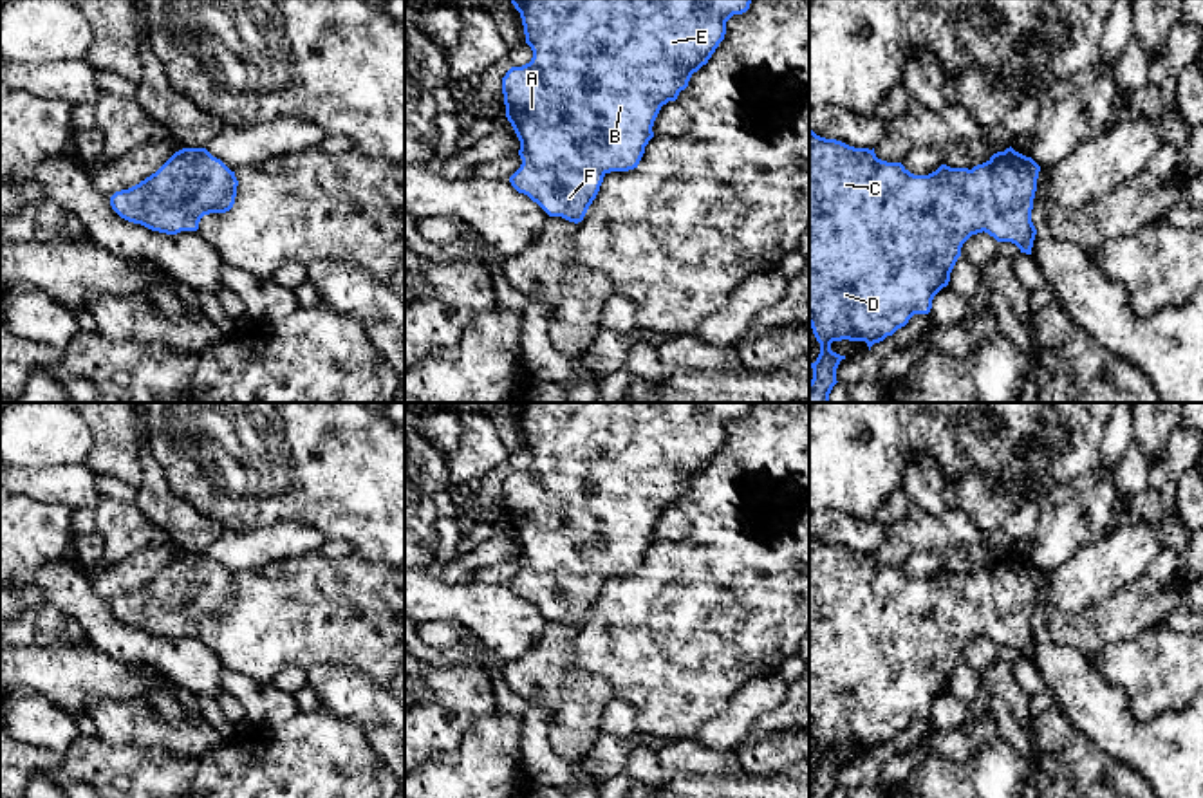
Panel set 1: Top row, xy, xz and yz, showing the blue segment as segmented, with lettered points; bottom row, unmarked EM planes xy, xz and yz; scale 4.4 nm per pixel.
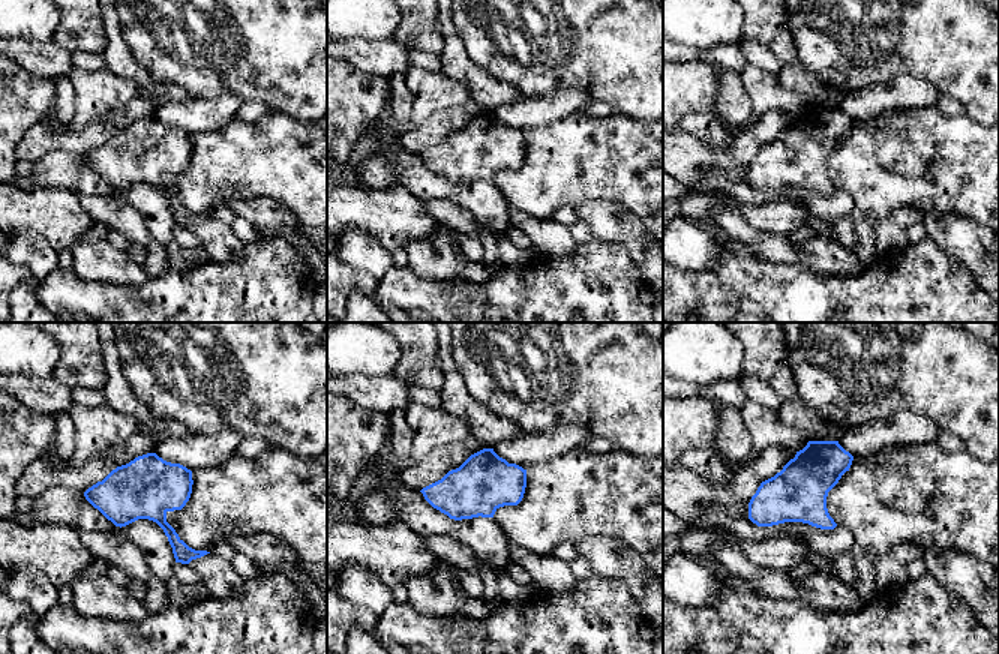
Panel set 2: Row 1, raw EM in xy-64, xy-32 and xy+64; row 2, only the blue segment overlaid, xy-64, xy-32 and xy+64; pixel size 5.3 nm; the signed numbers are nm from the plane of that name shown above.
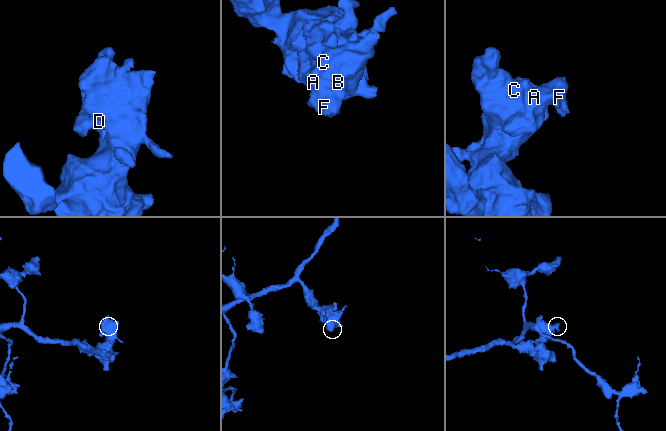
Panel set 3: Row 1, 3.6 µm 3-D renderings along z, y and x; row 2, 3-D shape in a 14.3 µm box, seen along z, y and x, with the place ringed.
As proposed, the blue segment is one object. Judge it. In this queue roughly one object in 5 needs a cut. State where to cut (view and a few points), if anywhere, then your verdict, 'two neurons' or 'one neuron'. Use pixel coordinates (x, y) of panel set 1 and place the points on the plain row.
no cut; one neuron

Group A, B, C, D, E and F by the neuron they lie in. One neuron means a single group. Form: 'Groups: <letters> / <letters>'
Groups: A B C D E F

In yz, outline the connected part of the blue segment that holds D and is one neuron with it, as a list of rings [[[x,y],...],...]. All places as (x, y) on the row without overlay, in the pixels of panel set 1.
[[[809,531],[809,729],[820,747],[820,758],[811,767],[809,798],[831,798],[838,787],[836,773],[845,760],[831,755],[833,746],[865,746],[871,755],[874,747],[905,731],[914,719],[928,719],[972,639],[984,636],[997,646],[1012,646],[1021,657],[1031,659],[1039,576],[1040,571],[1031,561],[1010,551],[972,574],[941,569],[928,580],[914,580],[901,567],[878,563],[874,552],[820,542]]]

